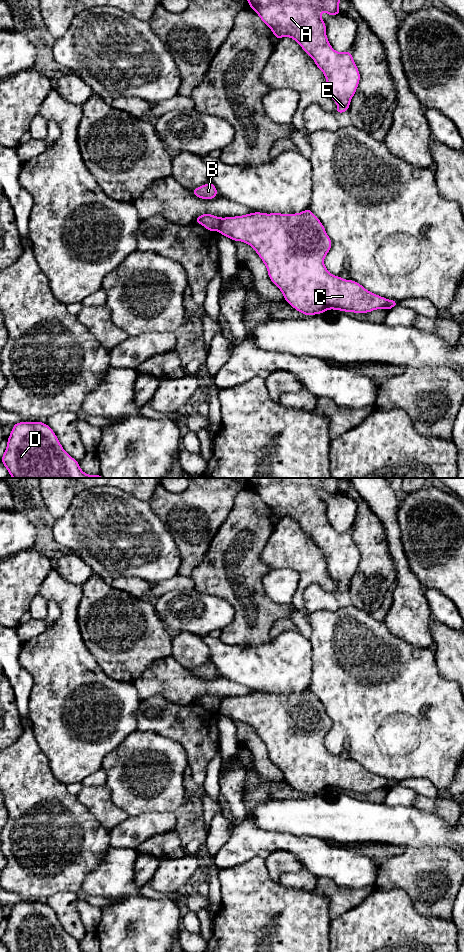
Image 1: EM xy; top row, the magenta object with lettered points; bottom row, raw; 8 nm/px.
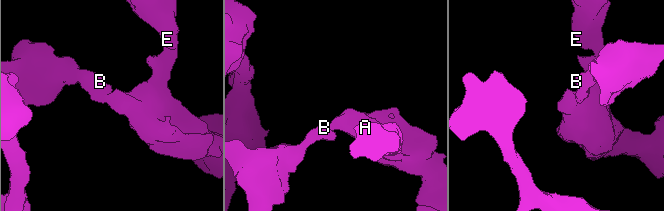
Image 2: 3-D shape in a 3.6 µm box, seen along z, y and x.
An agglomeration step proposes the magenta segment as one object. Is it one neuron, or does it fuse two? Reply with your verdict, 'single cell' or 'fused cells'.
fused cells

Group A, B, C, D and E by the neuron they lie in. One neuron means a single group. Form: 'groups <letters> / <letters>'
groups A C E / B D

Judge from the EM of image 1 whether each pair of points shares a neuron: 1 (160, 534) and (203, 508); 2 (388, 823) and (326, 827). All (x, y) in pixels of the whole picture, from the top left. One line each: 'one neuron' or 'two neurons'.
1: two neurons
2: one neuron

